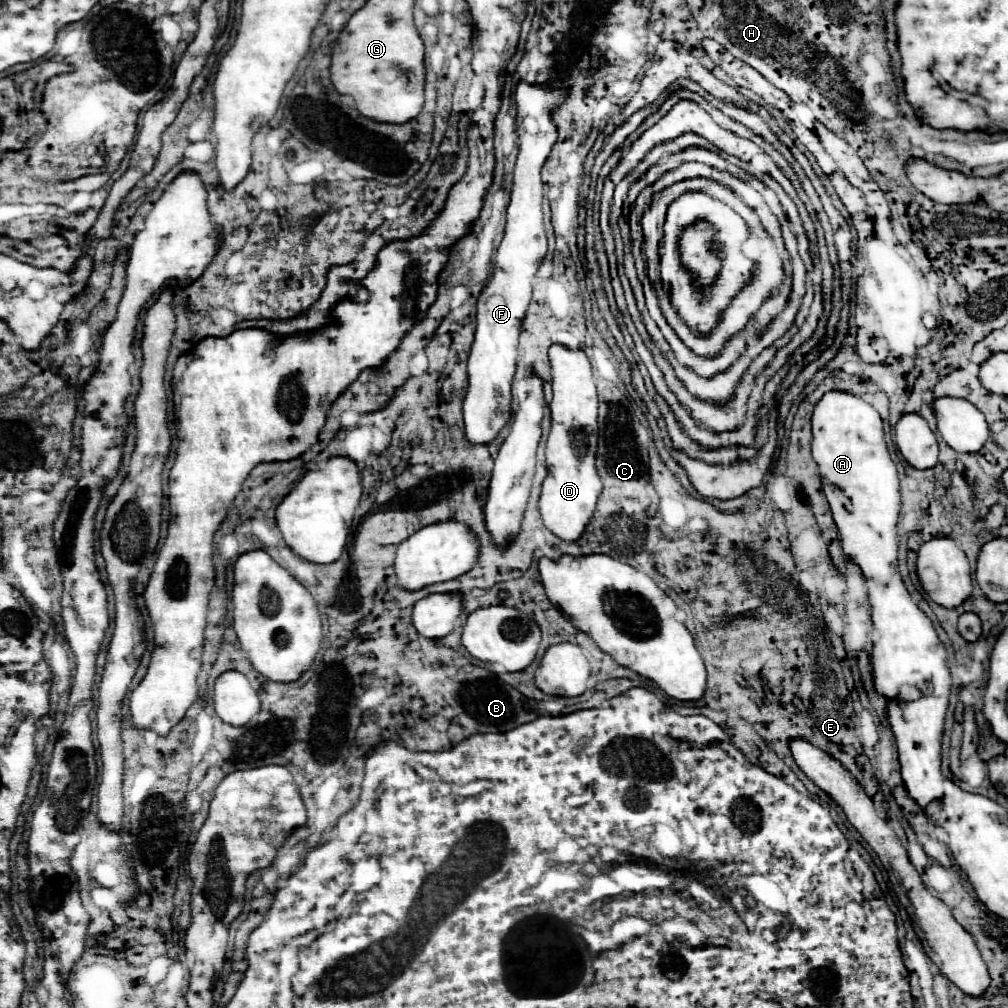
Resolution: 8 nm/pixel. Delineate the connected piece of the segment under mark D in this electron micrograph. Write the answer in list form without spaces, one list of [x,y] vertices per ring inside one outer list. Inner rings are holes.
[[[554,343],[548,349],[552,365],[552,427],[546,441],[548,475],[542,483],[540,513],[544,525],[564,541],[578,541],[596,509],[602,481],[594,467],[598,441],[598,393],[590,371],[590,361],[582,349],[568,349]]]

